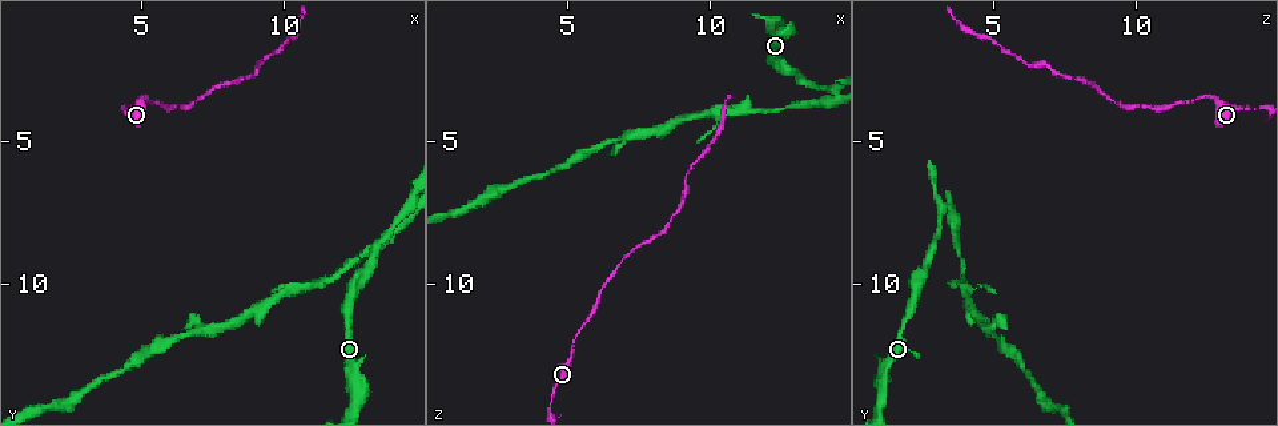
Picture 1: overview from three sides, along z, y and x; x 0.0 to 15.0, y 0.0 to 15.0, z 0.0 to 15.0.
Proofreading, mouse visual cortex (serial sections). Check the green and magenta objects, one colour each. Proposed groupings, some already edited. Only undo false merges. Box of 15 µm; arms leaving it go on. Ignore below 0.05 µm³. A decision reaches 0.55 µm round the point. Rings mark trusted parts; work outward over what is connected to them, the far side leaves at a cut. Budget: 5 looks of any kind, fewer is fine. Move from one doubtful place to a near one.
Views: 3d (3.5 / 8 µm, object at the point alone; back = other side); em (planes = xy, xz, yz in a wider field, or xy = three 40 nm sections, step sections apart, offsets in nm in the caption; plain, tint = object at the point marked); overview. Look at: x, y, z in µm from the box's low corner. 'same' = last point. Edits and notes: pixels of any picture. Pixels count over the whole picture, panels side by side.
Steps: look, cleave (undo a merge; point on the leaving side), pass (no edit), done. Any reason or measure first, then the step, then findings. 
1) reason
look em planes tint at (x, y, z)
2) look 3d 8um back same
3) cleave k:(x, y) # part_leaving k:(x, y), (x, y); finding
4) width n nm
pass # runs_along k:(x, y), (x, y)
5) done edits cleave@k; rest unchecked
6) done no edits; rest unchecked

sudden change in width
look 3d 3.5um at (4.4, 3.7, 14.2)

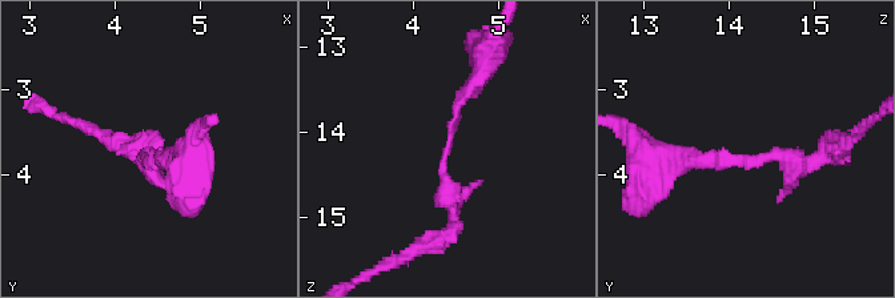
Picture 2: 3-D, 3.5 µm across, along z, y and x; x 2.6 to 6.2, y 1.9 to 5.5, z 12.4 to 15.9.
need the tissue
look em xy step 2 tint at (4.45, 3.80, 14.15)

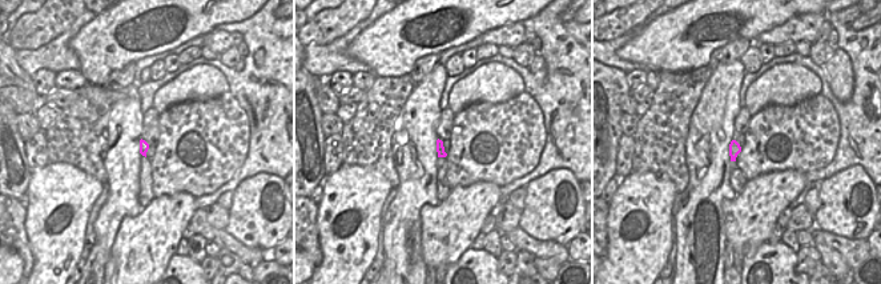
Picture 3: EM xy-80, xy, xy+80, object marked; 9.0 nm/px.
arm_widths 200, 250 nm
pass # runs_along 2:(669, 166), (785, 154), (789, 186); all the same cell

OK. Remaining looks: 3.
calibre changes
look 3d 3.5um back at (5.2, 3.4, 12.4)

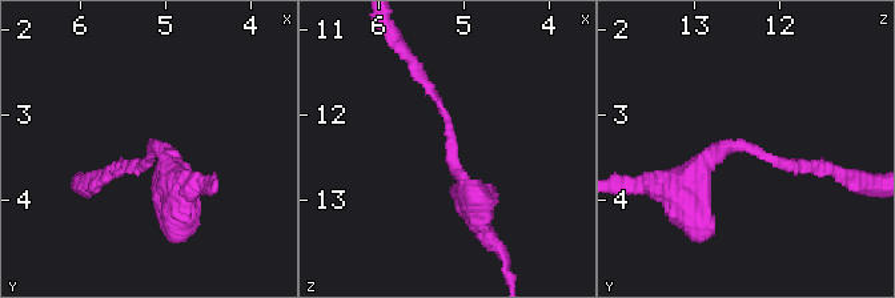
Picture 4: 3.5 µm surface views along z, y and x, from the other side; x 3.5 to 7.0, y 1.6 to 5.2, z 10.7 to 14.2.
arm_widths 100, 400 nm; shape alone is not enough
look em xy step 5 tint at (5.15, 3.35, 12.45)

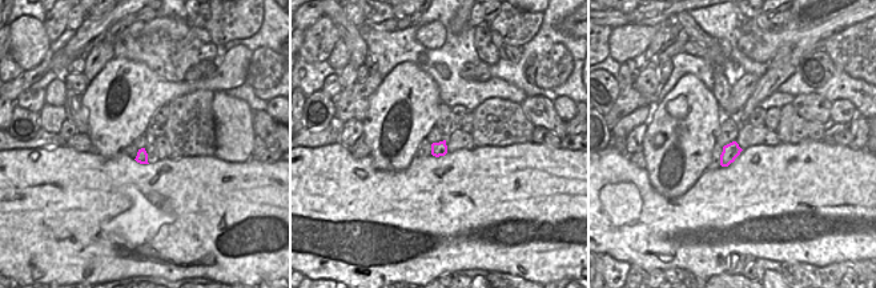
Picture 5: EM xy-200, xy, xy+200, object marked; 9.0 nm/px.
pass # runs_along 4:(480, 212), (426, 83); continuous, no second cell

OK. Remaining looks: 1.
done no edits; rest unchecked

